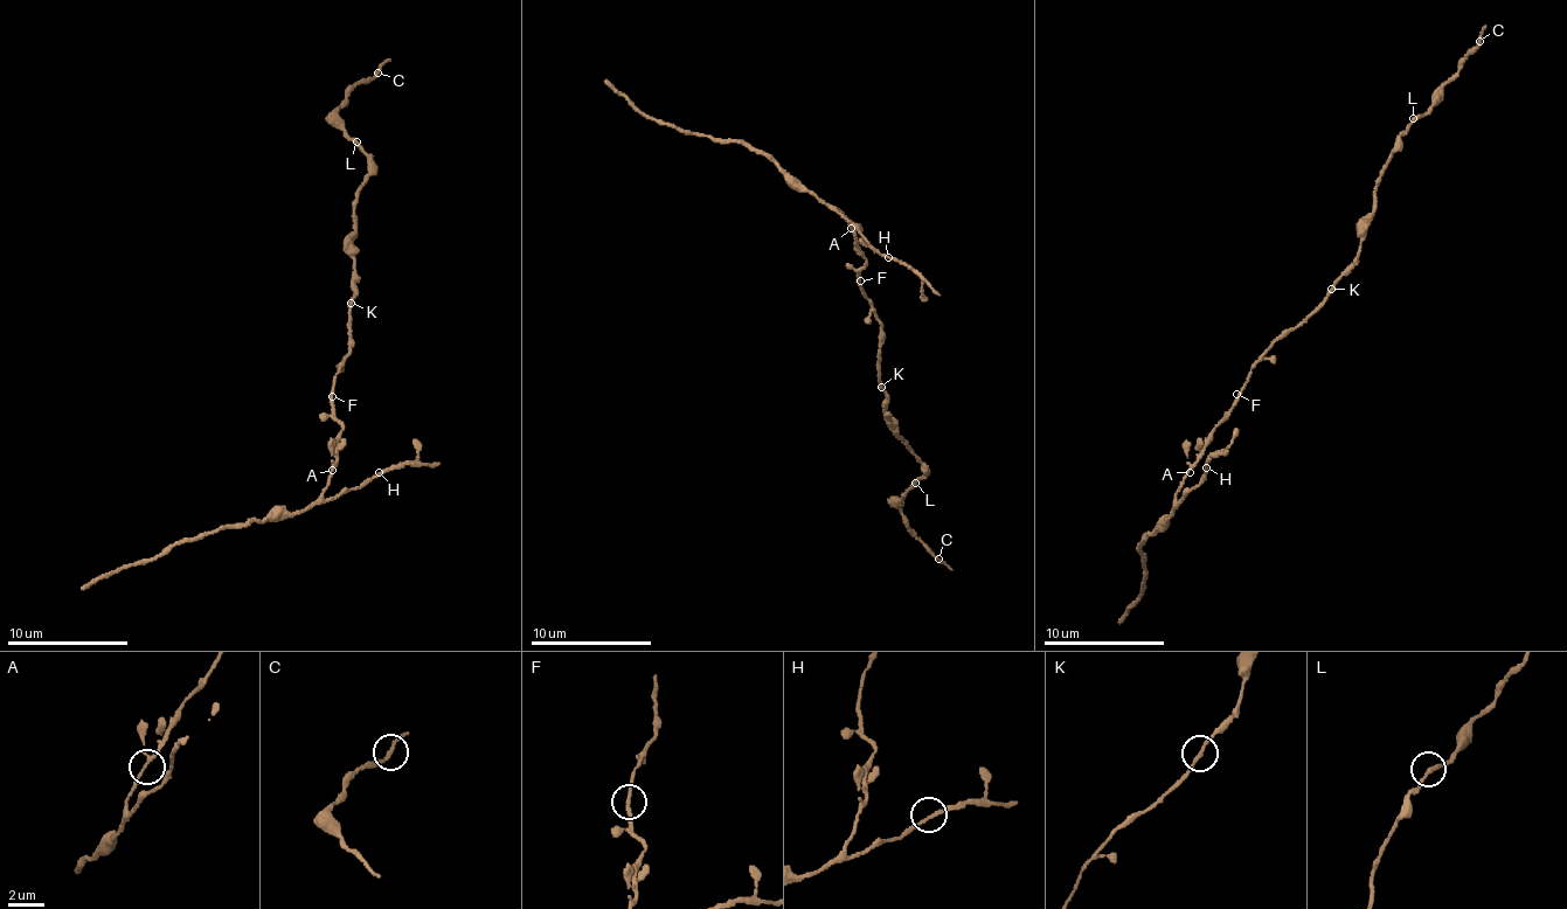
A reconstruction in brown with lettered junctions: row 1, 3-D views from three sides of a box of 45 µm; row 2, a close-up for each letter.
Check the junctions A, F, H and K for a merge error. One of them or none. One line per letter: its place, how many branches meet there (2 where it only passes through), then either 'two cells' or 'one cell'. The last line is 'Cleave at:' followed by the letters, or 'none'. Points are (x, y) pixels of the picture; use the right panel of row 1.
A: at (1190, 472); 3 branches meet; one cell
F: at (1236, 394); 2 branches meet; one cell
H: at (1206, 467); 2 branches meet; one cell
K: at (1331, 289); 2 branches meet; two cells
Cleave at: K

